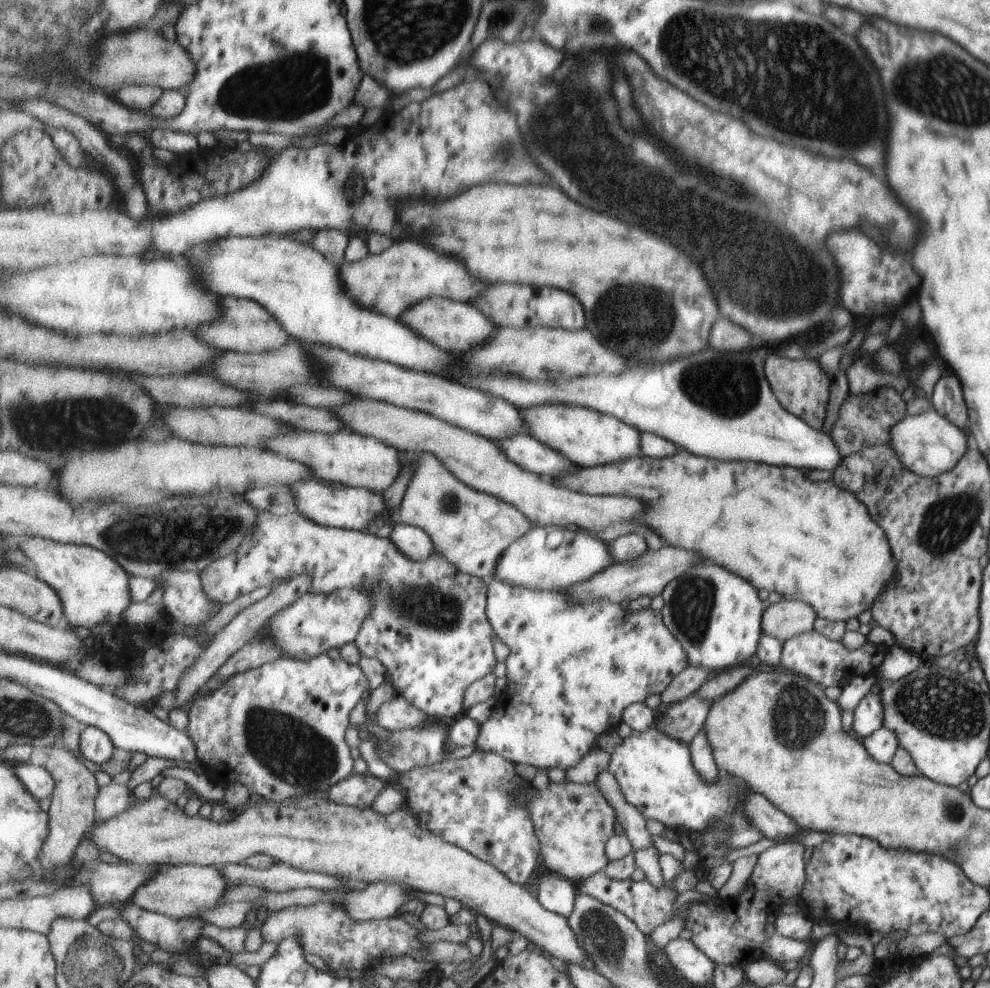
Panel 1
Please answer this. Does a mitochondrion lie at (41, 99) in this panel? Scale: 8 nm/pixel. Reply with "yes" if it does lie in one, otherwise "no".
no

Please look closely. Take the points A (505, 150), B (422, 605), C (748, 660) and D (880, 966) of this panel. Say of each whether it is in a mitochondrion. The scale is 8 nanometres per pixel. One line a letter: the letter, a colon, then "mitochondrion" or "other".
A: mitochondrion
B: mitochondrion
C: other
D: other

